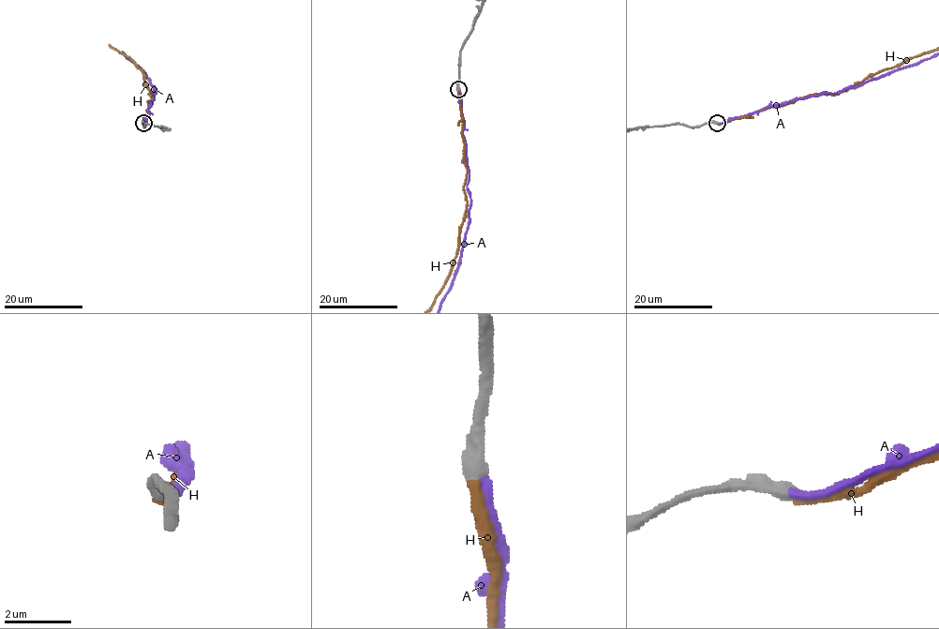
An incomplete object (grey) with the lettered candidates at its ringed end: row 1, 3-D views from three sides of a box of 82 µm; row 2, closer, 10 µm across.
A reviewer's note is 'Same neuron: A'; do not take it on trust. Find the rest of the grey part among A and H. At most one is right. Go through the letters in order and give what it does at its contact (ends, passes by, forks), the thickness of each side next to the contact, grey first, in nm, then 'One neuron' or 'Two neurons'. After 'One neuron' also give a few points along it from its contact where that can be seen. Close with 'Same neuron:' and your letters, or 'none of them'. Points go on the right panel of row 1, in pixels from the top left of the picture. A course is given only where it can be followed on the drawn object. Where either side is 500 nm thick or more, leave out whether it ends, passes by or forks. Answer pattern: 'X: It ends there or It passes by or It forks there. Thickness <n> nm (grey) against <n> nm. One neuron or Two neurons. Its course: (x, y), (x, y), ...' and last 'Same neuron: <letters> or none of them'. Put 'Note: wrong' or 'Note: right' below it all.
A: It ends there. Thickness 480 nm (grey) against 320 nm. One neuron
H: It ends there. Thickness 480 nm (grey) against 260 nm. Two neurons
Same neuron: A
Note: right

